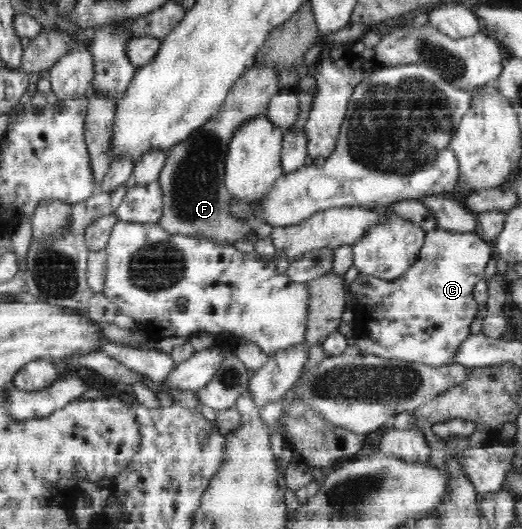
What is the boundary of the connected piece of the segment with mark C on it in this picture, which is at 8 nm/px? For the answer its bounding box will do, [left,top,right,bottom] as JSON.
[348,227,495,368]

